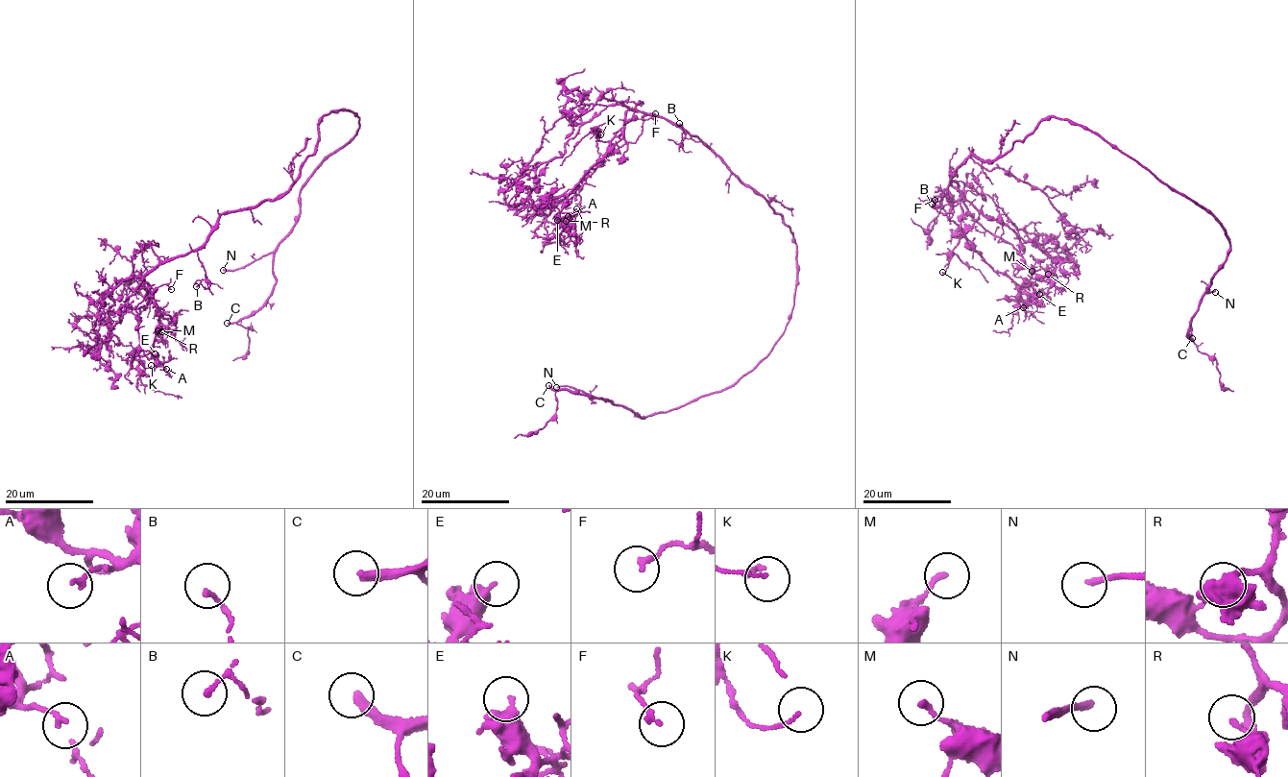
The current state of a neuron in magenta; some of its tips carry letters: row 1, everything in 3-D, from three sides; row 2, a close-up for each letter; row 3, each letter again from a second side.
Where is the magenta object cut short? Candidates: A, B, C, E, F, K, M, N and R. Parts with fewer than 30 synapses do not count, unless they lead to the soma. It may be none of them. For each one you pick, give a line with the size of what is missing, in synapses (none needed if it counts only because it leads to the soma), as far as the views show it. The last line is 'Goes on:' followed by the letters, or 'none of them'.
A: Roughly 30 synapses
C: Roughly 450 synapses
N: Roughly 180 synapses
Goes on: A, C, N

